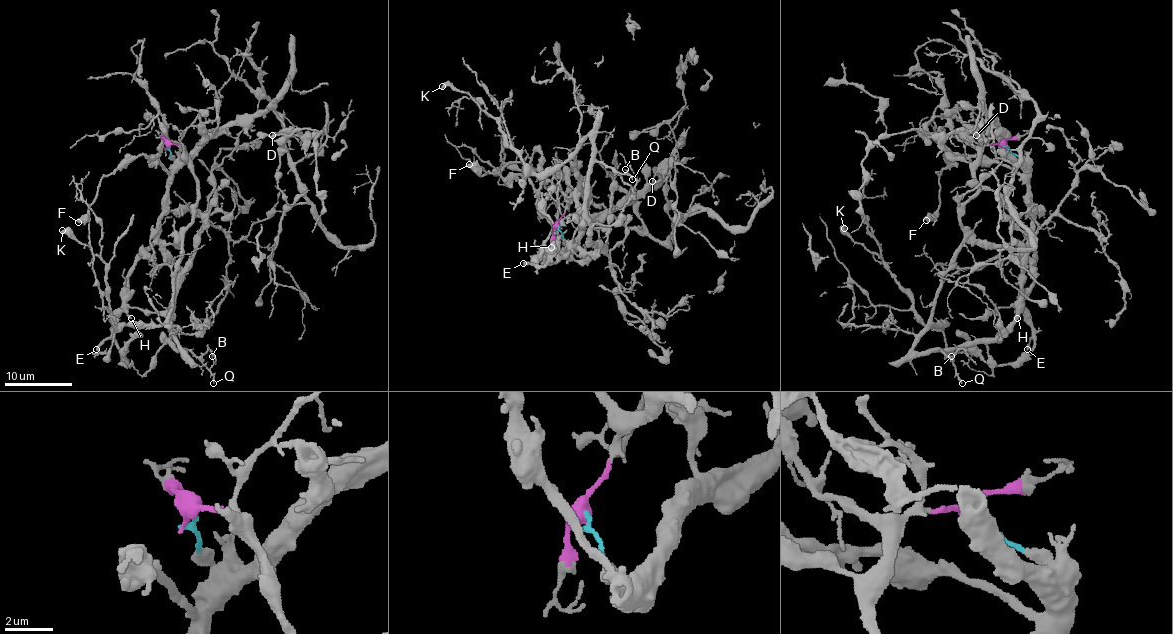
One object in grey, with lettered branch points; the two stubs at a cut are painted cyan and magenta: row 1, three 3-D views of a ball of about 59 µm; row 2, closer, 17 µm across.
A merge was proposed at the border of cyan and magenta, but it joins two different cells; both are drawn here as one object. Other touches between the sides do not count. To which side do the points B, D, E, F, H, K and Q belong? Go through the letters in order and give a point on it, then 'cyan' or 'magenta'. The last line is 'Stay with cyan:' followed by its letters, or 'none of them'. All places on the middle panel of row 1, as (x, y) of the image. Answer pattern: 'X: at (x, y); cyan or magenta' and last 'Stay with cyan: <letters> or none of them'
B: at (625, 169); magenta
D: at (652, 181); cyan
E: at (523, 263); cyan
F: at (469, 164); cyan
H: at (551, 247); cyan
K: at (442, 86); magenta
Q: at (632, 179); magenta
Stay with cyan: D, E, F, H

